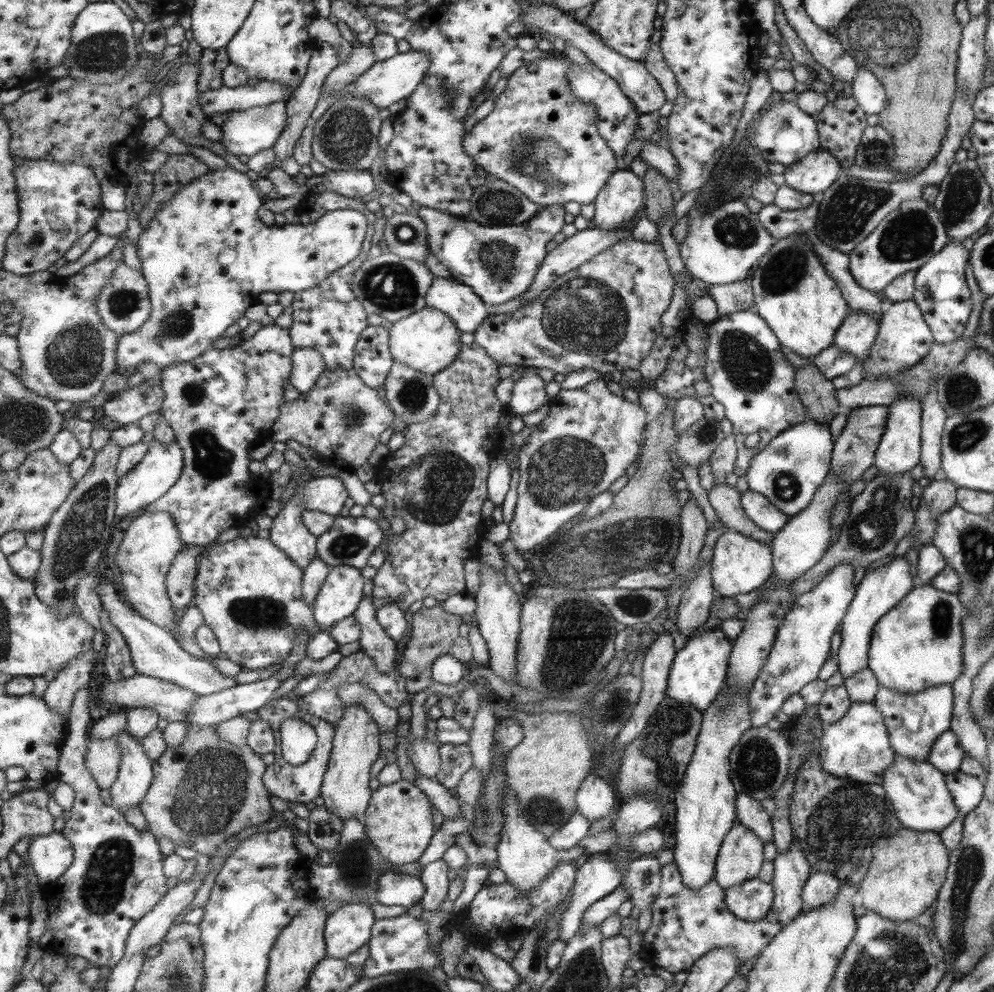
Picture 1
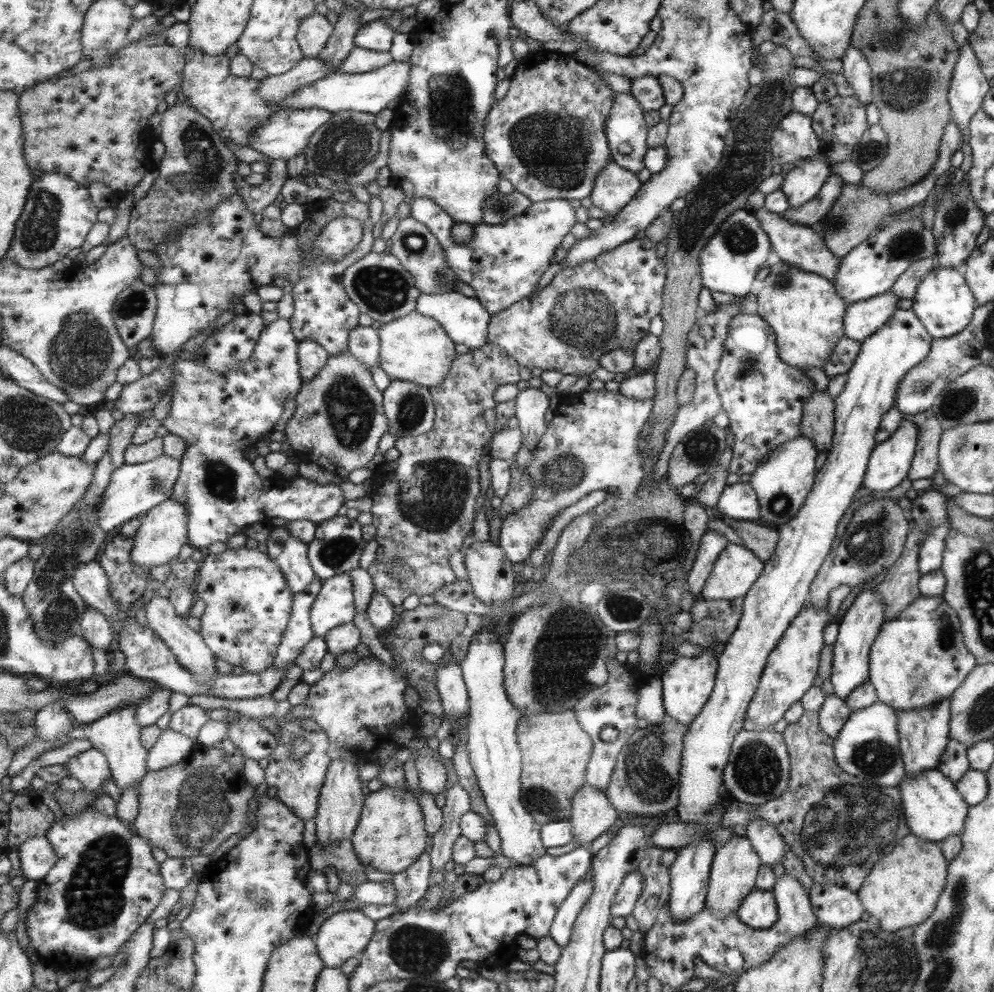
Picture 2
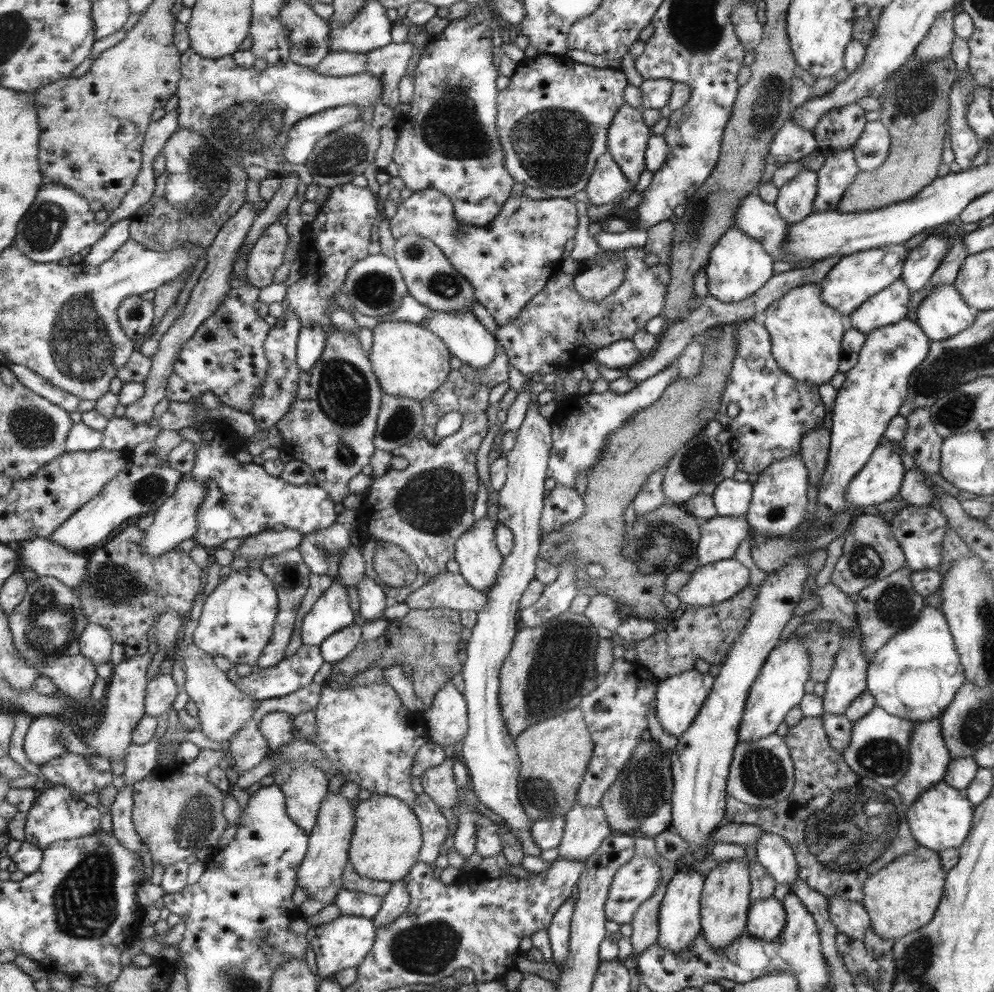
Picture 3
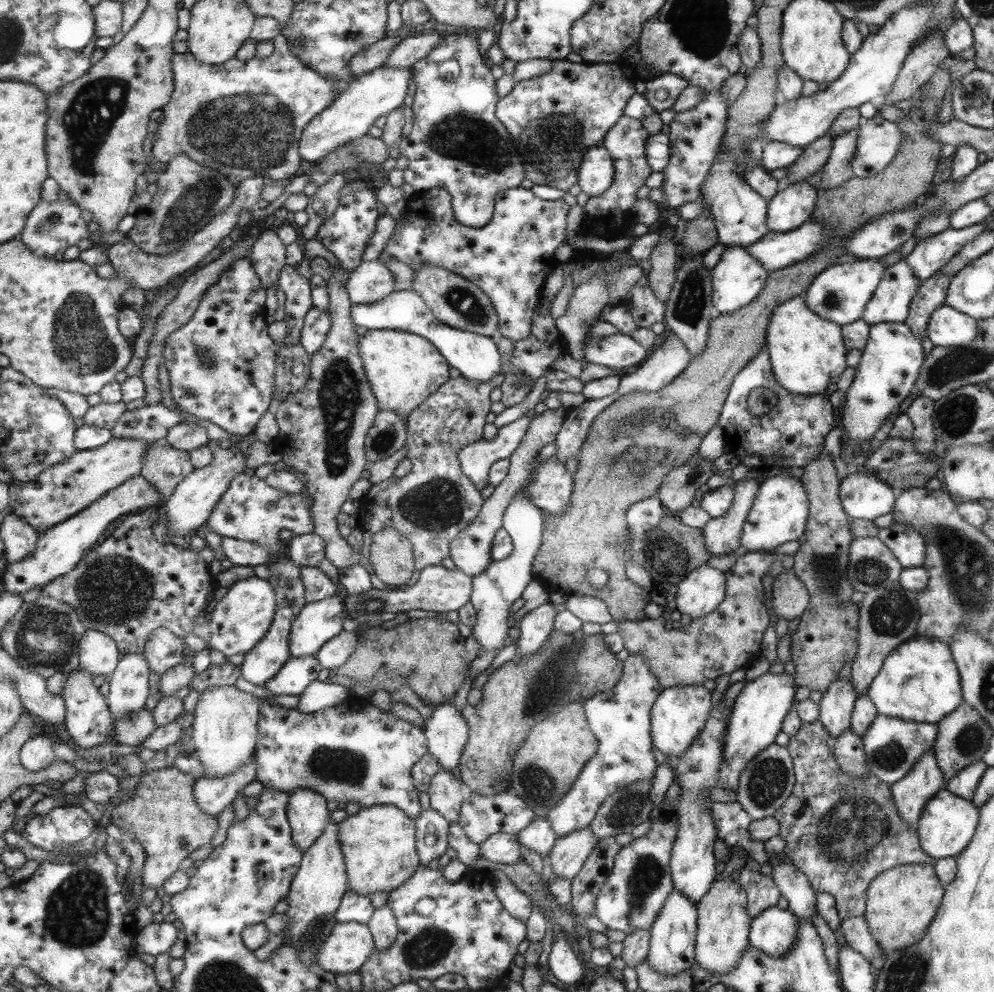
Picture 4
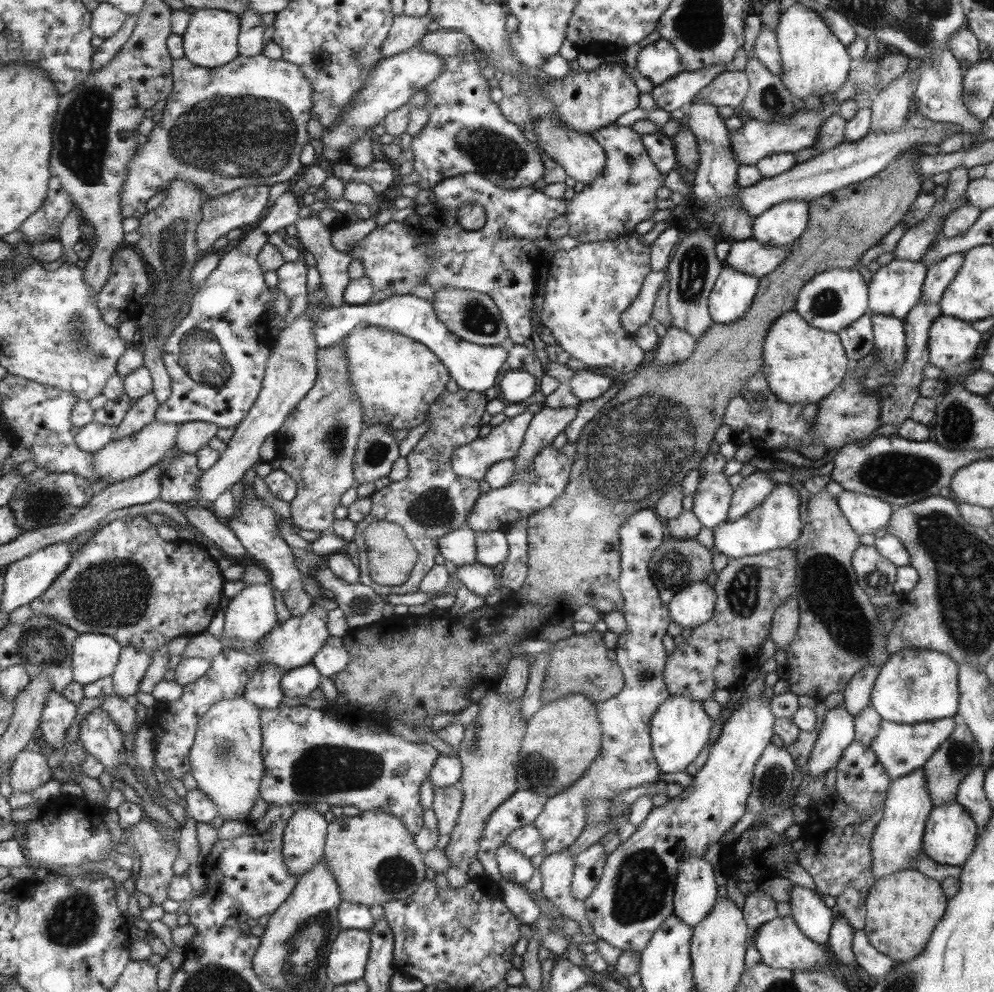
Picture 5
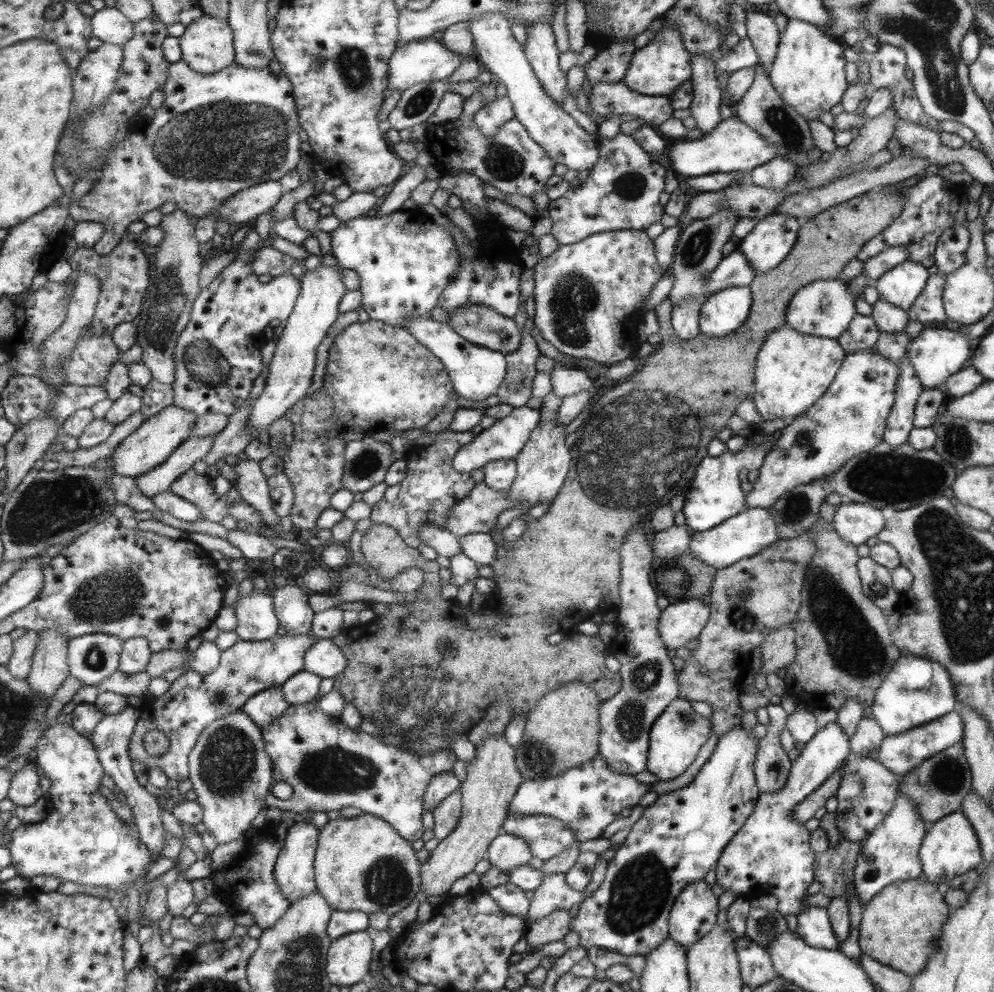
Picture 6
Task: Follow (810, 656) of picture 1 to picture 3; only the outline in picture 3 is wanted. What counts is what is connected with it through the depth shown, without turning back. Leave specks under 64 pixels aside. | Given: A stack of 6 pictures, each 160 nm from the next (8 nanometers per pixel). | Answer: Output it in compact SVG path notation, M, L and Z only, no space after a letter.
M790 634L786 641L772 649L748 690L744 714L736 734L737 742L753 742L775 733L777 726L784 722L787 712L798 706L804 696L803 683L808 679L809 665L802 638L793 639Z

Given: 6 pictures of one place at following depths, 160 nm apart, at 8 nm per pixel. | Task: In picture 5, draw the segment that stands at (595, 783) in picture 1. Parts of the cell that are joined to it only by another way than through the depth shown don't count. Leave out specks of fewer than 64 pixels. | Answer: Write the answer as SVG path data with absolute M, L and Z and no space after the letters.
M570 849L557 854L546 854L544 851L543 857L539 871L542 874L541 893L545 896L546 902L554 904L563 916L578 922L581 934L589 936L595 933L593 923L587 916L586 901L576 899L572 891L576 862Z

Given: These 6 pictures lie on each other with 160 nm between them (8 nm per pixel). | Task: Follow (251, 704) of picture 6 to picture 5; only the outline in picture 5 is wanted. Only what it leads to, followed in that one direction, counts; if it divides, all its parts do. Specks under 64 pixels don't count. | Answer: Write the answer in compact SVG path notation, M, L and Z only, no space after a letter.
M264 660L260 664L260 670L248 682L246 699L260 709L268 708L273 711L279 708L283 698L285 698L284 688L282 687L284 673L270 660Z

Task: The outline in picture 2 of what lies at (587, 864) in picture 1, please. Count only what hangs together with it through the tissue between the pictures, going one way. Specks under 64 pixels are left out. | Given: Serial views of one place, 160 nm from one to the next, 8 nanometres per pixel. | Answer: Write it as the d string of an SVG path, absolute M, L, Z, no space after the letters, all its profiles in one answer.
M592 877L587 881L579 882L571 891L569 898L561 905L552 924L550 935L562 948L569 945L575 921L578 914L583 910L584 904L589 900L593 887Z

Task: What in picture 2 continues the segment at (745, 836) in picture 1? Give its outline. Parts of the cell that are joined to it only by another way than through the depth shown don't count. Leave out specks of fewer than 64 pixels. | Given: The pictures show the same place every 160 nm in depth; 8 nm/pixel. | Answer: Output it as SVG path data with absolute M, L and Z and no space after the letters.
M733 835L723 846L716 848L716 852L712 858L711 872L708 876L708 892L704 898L704 908L708 908L712 916L728 916L735 914L740 908L742 900L755 889L756 876L760 870L760 857L752 849L752 843L745 836Z

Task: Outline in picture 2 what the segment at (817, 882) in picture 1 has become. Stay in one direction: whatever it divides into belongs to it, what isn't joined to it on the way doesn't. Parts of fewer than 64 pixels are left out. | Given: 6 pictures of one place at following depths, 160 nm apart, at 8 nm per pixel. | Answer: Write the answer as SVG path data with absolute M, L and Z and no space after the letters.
M814 884L808 898L820 924L843 928L859 921L864 913L856 893L834 884Z

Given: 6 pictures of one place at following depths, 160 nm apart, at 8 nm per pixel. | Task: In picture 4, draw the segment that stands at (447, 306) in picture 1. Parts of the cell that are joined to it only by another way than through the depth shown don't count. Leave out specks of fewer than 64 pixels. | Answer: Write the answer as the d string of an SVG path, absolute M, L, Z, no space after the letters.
M415 290L393 291L387 298L369 304L354 304L352 319L356 326L364 326L367 330L401 330L419 334L430 340L467 380L489 382L503 371L501 354L496 341L490 336L475 334L468 330L459 330L440 322L425 299Z

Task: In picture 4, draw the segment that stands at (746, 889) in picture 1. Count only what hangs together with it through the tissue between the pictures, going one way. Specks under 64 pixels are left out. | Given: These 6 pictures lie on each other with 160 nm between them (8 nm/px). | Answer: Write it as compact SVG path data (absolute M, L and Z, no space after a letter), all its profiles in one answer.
M770 906L751 919L748 946L765 952L767 957L783 957L796 942L799 919L792 911Z

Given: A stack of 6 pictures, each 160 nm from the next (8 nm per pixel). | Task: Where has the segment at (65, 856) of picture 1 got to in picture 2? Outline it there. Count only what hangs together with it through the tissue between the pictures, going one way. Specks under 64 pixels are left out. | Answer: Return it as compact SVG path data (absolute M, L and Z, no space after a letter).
M34 836L20 847L20 868L29 880L43 880L55 866L58 856L48 837Z

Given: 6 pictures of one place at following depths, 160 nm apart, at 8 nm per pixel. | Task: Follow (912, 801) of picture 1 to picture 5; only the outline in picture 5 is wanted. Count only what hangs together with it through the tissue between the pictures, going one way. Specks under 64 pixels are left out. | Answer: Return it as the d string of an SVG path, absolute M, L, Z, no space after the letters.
M956 802L933 806L924 829L922 851L931 862L961 867L972 856L977 836L976 823L963 806Z

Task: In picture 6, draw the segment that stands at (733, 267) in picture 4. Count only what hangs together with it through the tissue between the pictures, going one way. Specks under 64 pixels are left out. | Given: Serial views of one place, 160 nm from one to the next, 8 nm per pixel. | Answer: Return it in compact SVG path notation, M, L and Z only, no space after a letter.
M732 286L710 294L700 306L698 330L713 338L728 336L744 324L751 306L748 286Z

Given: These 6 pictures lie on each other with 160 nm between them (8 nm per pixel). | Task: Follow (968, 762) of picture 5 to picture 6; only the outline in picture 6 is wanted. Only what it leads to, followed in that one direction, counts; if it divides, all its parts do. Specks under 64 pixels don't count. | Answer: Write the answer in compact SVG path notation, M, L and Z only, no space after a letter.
M960 742L941 753L927 757L927 760L920 762L915 769L901 775L897 792L906 796L916 806L920 819L929 825L960 810L970 792L971 782L971 771L964 756L963 744Z

